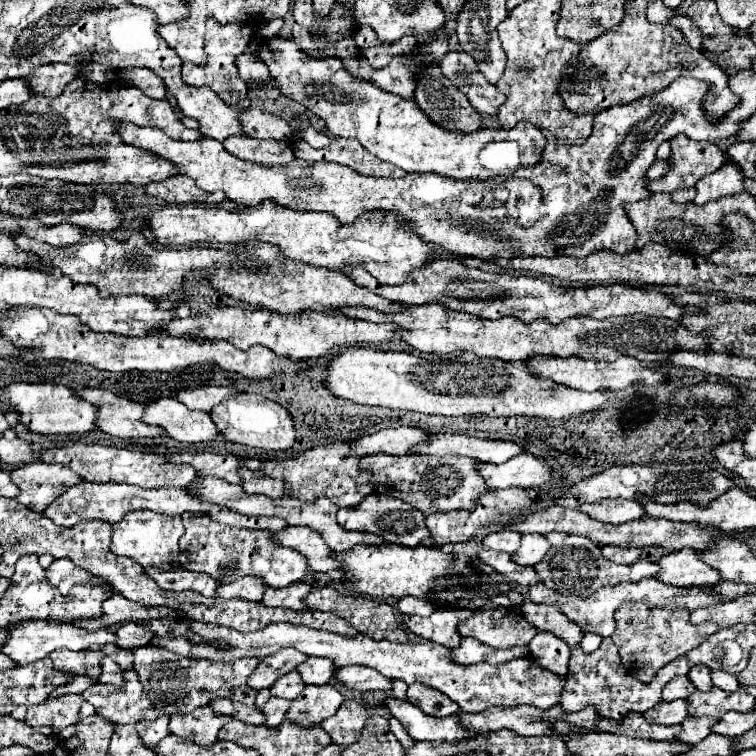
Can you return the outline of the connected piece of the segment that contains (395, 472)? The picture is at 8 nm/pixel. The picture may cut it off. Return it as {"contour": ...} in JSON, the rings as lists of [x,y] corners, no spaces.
{"contour":[[[371,455],[371,457],[363,457],[361,459],[361,467],[373,473],[373,483],[377,485],[379,493],[397,497],[401,501],[407,501],[409,505],[413,505],[415,509],[423,511],[425,515],[435,513],[435,511],[451,511],[451,509],[475,509],[479,497],[483,493],[487,493],[487,483],[483,481],[483,477],[479,477],[479,469],[475,469],[475,465],[481,465],[475,459],[467,459],[467,457],[431,457],[431,455]]]}

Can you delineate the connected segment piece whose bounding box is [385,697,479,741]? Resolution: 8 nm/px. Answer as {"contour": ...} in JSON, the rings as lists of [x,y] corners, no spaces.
{"contour":[[[393,697],[385,705],[389,707],[391,715],[401,721],[401,725],[415,741],[455,741],[455,739],[479,735],[475,733],[475,729],[465,729],[457,715],[443,717],[443,719],[431,717],[431,715],[425,715],[415,705]]]}

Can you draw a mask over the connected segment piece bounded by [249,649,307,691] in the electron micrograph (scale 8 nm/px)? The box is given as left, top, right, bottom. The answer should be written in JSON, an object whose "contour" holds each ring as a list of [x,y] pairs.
{"contour":[[[279,649],[275,655],[261,659],[259,667],[249,677],[249,685],[257,691],[271,687],[273,681],[277,681],[285,673],[297,669],[297,665],[301,665],[305,659],[307,659],[307,655],[299,653],[297,649]]]}

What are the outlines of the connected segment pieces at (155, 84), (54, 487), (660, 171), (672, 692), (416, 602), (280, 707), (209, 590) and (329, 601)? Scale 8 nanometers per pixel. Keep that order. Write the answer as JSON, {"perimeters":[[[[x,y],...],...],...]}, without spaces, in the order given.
{"perimeters":[[[[126,68],[121,71],[115,71],[115,79],[117,83],[127,85],[127,81],[135,81],[135,87],[141,89],[143,93],[147,93],[153,99],[167,99],[167,87],[163,85],[161,78],[151,73],[146,68]]],[[[35,461],[11,471],[13,483],[21,489],[17,501],[31,511],[43,511],[55,497],[63,495],[69,487],[83,481],[73,469],[63,465],[49,465],[43,461]]],[[[657,159],[657,161],[651,165],[651,169],[647,171],[647,179],[649,179],[649,181],[661,179],[661,177],[669,171],[669,167],[671,167],[671,159]]],[[[673,677],[665,689],[663,689],[663,701],[675,701],[675,699],[687,699],[695,691],[695,685],[691,685],[689,677]]],[[[405,597],[405,599],[399,599],[397,603],[399,611],[401,613],[407,613],[407,615],[431,615],[435,611],[435,605],[427,599],[415,599],[415,597]]],[[[271,697],[271,699],[265,703],[265,707],[263,707],[263,713],[267,715],[265,725],[269,725],[269,727],[277,727],[277,725],[281,725],[283,719],[287,717],[287,709],[289,709],[289,705],[291,705],[291,701],[287,701],[287,699]]],[[[147,567],[145,573],[157,581],[157,585],[161,589],[169,589],[169,591],[199,591],[201,595],[215,595],[217,585],[221,585],[221,581],[215,581],[213,577],[205,577],[205,573],[193,573],[187,571],[183,567],[173,567],[167,571],[161,569],[151,569]]],[[[315,585],[311,589],[311,593],[305,597],[305,605],[309,609],[319,609],[319,611],[331,611],[343,619],[347,619],[359,633],[373,637],[377,641],[387,639],[387,641],[397,641],[397,643],[407,643],[409,635],[407,629],[401,625],[399,617],[391,611],[391,605],[385,601],[373,601],[369,597],[363,595],[343,595],[337,589],[333,589],[331,585]]]]}

